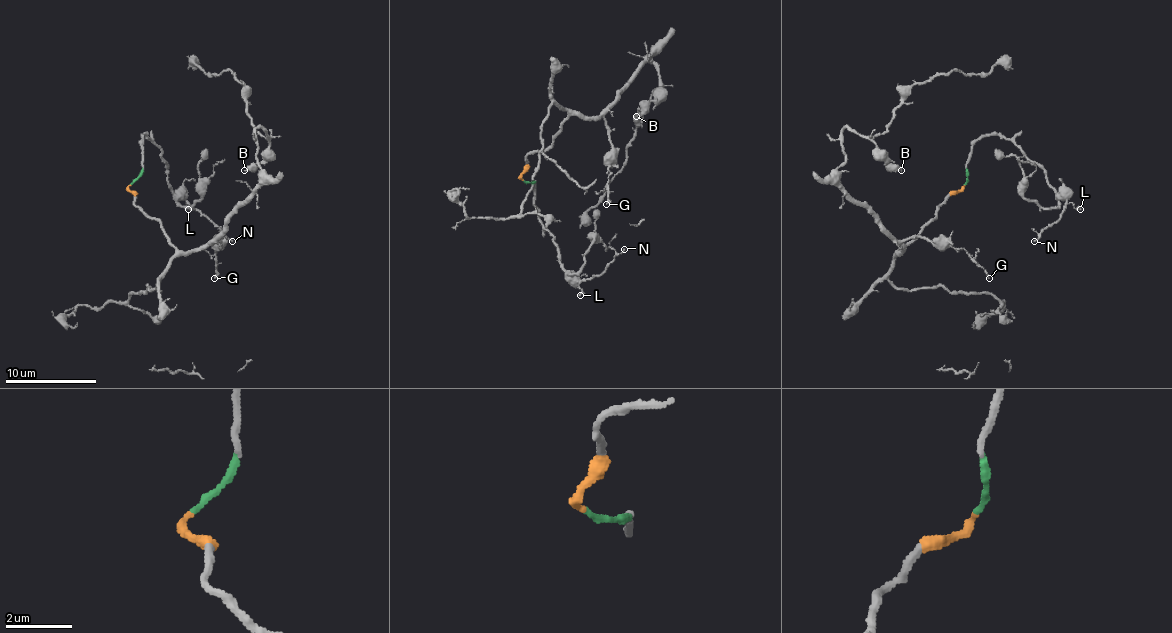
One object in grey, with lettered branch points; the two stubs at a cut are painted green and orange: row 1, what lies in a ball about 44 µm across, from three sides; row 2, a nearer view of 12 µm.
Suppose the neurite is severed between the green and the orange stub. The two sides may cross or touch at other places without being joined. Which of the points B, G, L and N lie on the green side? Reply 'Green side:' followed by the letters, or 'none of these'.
Green side: L, N

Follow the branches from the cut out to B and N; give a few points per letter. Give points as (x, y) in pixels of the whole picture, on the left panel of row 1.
B: (130, 185), (135, 203), (180, 251), (203, 249), (260, 182), (256, 159), (260, 127), (270, 153), (244, 171)
N: (130, 185), (141, 171), (144, 134), (160, 150), (169, 187), (233, 242)

